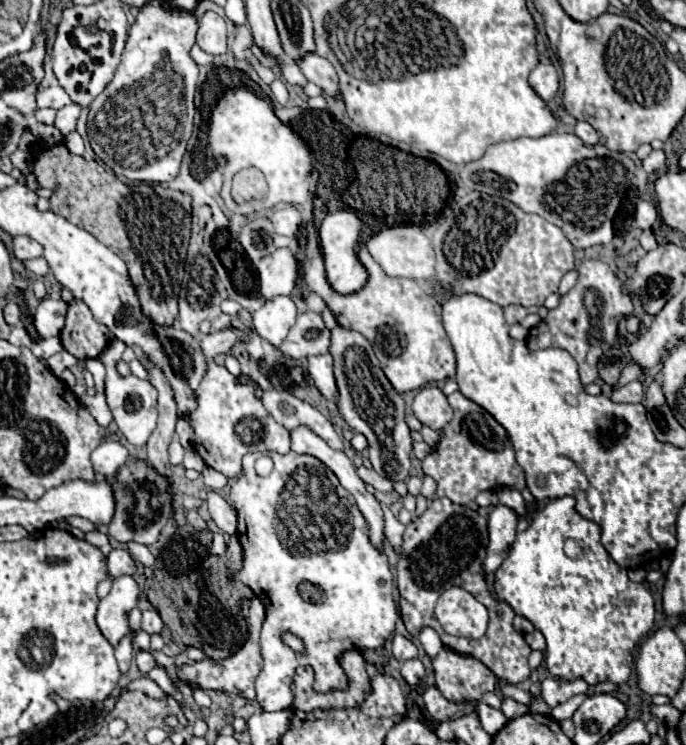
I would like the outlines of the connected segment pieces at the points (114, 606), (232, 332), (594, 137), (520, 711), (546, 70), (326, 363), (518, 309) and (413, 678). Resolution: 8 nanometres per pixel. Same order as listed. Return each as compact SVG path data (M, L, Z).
M120 575L112 581L110 593L100 601L96 623L102 635L110 641L110 645L118 645L118 641L128 633L128 613L136 607L138 601L138 585L130 575Z
M230 327L230 329L222 329L222 331L206 335L202 339L202 351L206 353L206 359L212 359L214 355L230 353L234 343L236 343L236 329Z
M578 121L574 133L576 133L578 137L582 137L582 141L586 141L588 145L596 145L596 143L598 143L598 133L596 133L594 127L592 127L590 123L586 123L586 121Z
M504 697L502 699L502 713L508 717L508 719L514 719L514 717L520 717L520 715L526 715L528 713L528 707L510 699L510 697Z
M552 63L536 65L530 73L530 85L544 101L552 101L560 87L560 77L558 77L556 67Z
M316 355L308 357L308 371L310 377L314 379L316 387L326 399L334 399L336 395L336 381L334 381L334 371L332 371L332 357L328 355Z
M508 305L504 307L504 315L506 315L506 321L512 325L512 323L520 323L530 311L522 305Z
M410 659L406 663L402 663L400 667L400 673L404 677L404 681L410 685L410 687L418 687L424 679L424 665L420 663L420 659Z

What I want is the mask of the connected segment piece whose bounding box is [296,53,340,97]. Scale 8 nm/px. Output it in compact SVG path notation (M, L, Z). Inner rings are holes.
M306 53L296 63L298 63L300 71L304 73L304 77L308 81L322 87L324 93L328 93L332 97L340 97L340 93L338 93L338 75L336 75L336 69L330 65L328 59L320 57L316 53Z

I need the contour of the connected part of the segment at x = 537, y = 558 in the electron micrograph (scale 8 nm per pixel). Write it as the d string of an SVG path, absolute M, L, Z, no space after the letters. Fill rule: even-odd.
M574 497L552 499L544 509L536 511L530 527L516 535L510 555L496 571L496 593L500 599L512 605L512 609L524 615L546 639L546 665L548 671L560 679L582 677L590 685L612 681L624 685L632 673L634 647L654 625L654 599L642 583L628 579L626 569L614 563L608 551L600 543L600 525L582 517L576 511ZM566 539L580 539L588 545L588 559L568 559L562 551Z

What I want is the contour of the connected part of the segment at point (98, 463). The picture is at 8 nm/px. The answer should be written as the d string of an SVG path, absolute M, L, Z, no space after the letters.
M104 441L92 453L94 471L104 477L114 475L126 463L126 459L128 459L128 449L118 441Z

